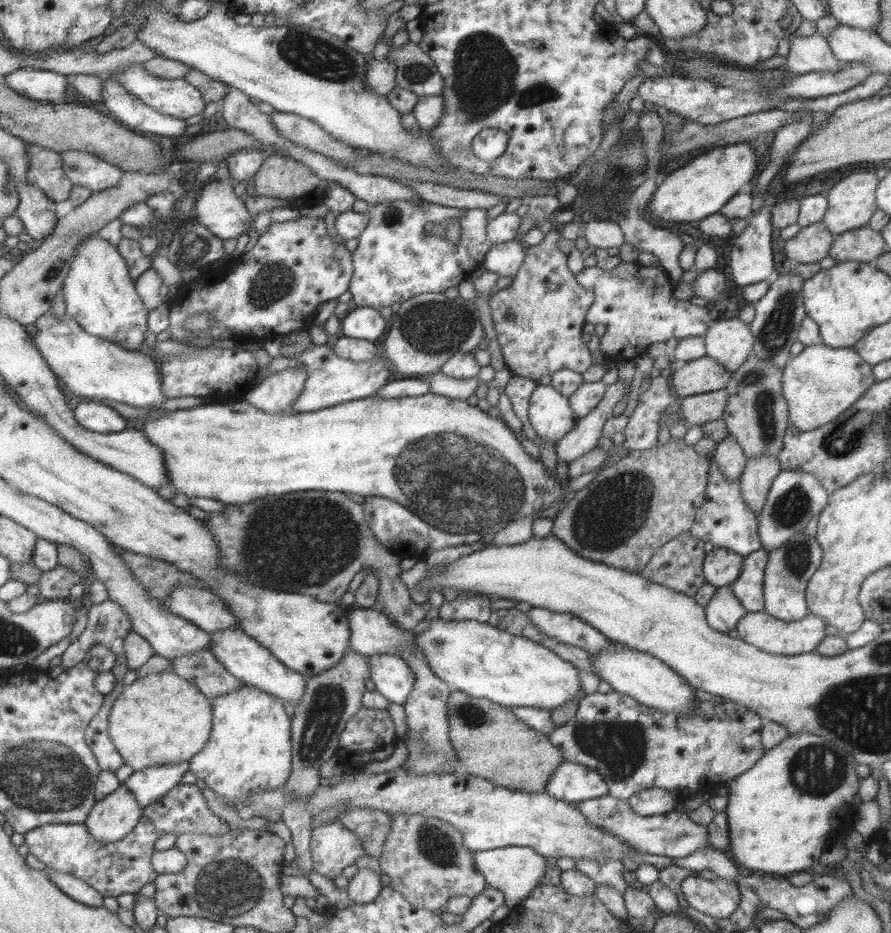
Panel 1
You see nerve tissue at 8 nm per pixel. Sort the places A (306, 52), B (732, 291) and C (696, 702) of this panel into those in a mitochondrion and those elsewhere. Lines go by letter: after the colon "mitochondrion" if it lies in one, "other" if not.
A: mitochondrion
B: other
C: other

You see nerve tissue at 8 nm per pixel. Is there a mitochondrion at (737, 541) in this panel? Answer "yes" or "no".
no

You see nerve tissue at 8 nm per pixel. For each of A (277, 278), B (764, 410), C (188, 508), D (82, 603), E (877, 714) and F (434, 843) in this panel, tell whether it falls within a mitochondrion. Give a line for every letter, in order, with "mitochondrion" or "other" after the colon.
A: mitochondrion
B: mitochondrion
C: other
D: other
E: mitochondrion
F: mitochondrion

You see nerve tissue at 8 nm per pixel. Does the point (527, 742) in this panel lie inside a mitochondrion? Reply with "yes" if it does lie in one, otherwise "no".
no

